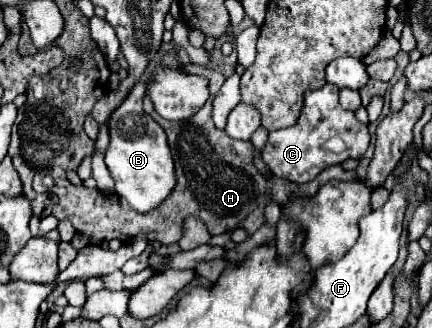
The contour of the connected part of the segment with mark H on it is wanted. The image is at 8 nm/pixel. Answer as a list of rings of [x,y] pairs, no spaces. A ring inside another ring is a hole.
[[[197,64],[183,66],[183,72],[197,74],[197,76],[203,76],[209,80],[209,100],[203,104],[203,108],[195,116],[191,116],[191,120],[183,120],[183,122],[163,120],[155,112],[151,98],[149,96],[143,98],[143,108],[151,114],[151,118],[155,122],[159,122],[163,126],[163,130],[169,138],[173,160],[175,160],[177,186],[173,188],[171,196],[159,208],[155,208],[153,212],[147,212],[147,214],[137,214],[135,210],[131,210],[131,206],[121,196],[115,196],[115,194],[107,196],[107,194],[99,192],[97,188],[85,188],[85,186],[71,184],[67,180],[67,174],[63,168],[49,168],[33,178],[33,188],[37,192],[45,190],[41,184],[41,180],[45,176],[53,178],[55,184],[49,190],[59,196],[59,204],[53,208],[53,216],[59,220],[71,220],[71,224],[75,226],[77,232],[91,234],[91,244],[99,246],[113,238],[117,238],[121,242],[127,242],[129,238],[143,238],[143,240],[159,240],[161,244],[175,244],[181,240],[183,230],[185,230],[183,222],[189,216],[199,218],[211,234],[223,234],[227,230],[239,228],[239,220],[243,220],[243,216],[249,216],[251,212],[255,212],[255,208],[267,206],[269,194],[271,194],[273,202],[283,206],[287,202],[289,194],[313,196],[329,180],[357,178],[357,174],[353,170],[347,172],[341,166],[325,168],[313,182],[307,182],[307,184],[279,180],[273,174],[269,174],[269,176],[261,174],[257,170],[257,166],[253,164],[253,144],[231,140],[211,120],[211,100],[215,98],[221,84],[225,82],[225,76],[221,72],[215,72],[215,70],[197,66]],[[207,128],[209,128],[209,132],[207,132]],[[239,164],[241,164],[241,170],[239,170]]]

